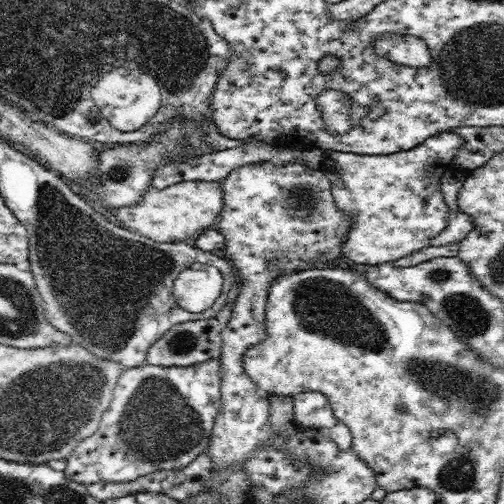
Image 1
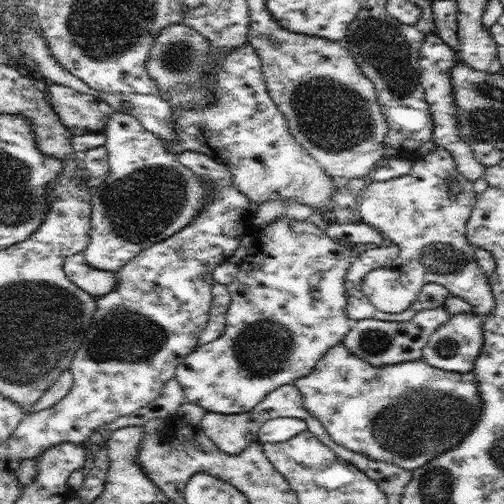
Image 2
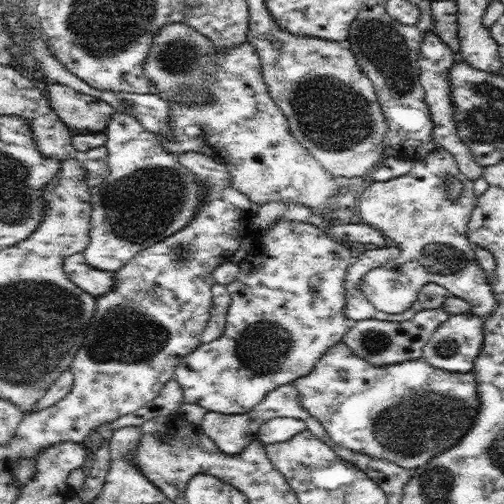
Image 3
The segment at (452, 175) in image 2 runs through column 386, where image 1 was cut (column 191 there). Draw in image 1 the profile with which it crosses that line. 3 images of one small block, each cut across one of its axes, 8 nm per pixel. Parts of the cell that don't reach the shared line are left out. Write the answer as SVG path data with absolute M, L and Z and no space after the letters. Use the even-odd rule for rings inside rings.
M180 182L164 190L158 190L152 184L136 206L116 208L114 216L126 226L126 230L138 232L144 238L150 238L154 242L180 244L198 240L204 230L210 230L218 220L222 220L222 208L222 182ZM194 264L178 276L172 296L186 312L200 314L214 306L214 302L222 296L222 288L224 278L218 268L210 264Z

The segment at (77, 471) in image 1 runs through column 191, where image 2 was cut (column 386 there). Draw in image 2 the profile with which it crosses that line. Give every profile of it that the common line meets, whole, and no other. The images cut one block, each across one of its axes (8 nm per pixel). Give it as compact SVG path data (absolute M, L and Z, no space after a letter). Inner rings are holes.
M343 344L327 350L327 354L319 358L315 370L293 384L303 396L303 406L309 410L309 414L321 420L333 442L337 442L341 448L367 456L371 462L389 462L407 472L455 450L475 430L483 412L483 398L473 372L461 374L439 370L421 358L415 362L403 362L399 366L371 366L369 362L353 356Z

